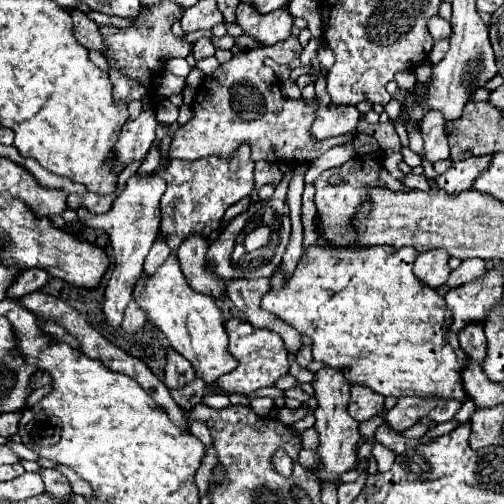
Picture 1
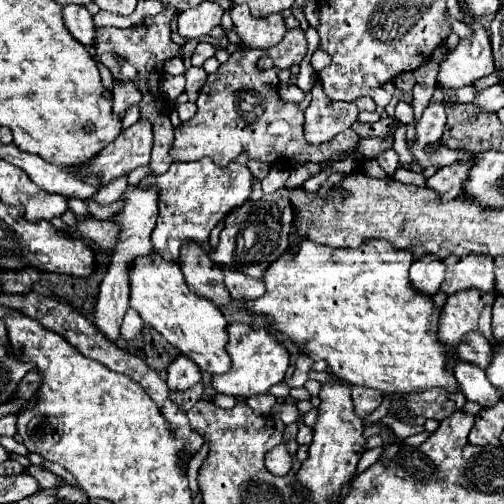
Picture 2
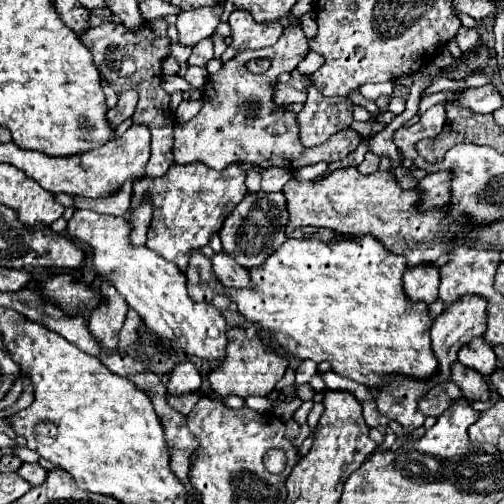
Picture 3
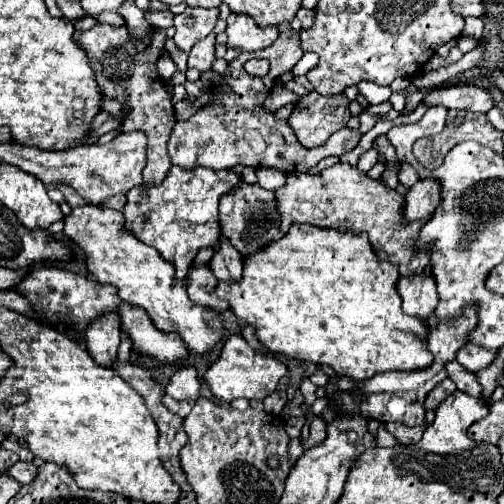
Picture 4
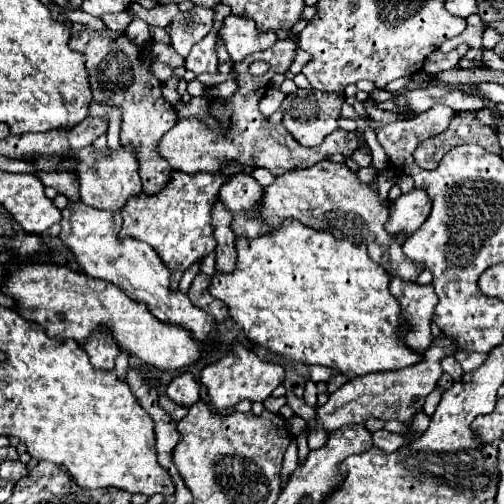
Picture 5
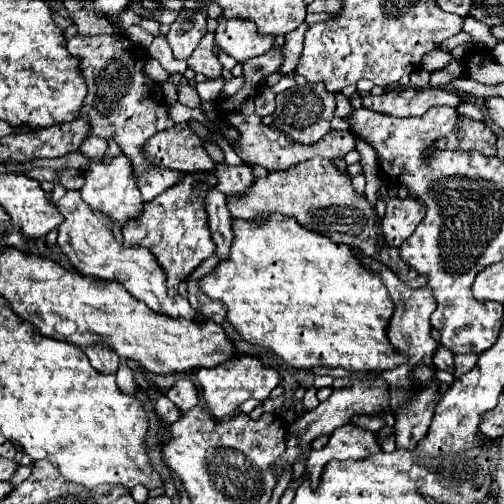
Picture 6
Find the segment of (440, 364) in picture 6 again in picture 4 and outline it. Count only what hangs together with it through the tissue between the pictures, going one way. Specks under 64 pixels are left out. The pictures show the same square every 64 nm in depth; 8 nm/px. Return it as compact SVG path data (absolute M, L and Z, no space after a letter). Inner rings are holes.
M456 360L448 362L448 364L446 364L446 370L448 370L448 376L452 378L452 382L458 386L458 390L466 392L468 396L478 396L478 398L482 398L482 388L480 388L480 382L478 382L476 374L464 370Z

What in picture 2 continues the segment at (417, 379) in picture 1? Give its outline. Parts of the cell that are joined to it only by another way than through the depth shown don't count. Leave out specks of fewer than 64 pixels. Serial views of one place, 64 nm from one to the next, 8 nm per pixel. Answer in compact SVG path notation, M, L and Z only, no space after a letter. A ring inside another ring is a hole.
M304 240L296 256L284 252L266 268L262 276L266 294L248 302L248 310L274 318L276 330L282 332L286 340L292 340L296 348L304 350L312 360L326 360L332 374L348 384L368 386L382 394L410 394L430 388L458 392L452 366L448 366L444 348L438 342L442 308L434 304L432 296L424 296L412 288L408 280L412 260L412 252L396 250L384 240L370 240L358 248L332 248Z

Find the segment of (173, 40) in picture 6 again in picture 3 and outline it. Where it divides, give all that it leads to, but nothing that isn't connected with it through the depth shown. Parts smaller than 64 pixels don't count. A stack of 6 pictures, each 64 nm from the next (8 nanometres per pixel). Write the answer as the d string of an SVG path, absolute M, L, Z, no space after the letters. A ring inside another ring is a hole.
M222 4L202 6L202 8L180 12L178 22L176 22L180 44L194 46L200 40L212 36L212 32L220 24L220 14L222 14Z

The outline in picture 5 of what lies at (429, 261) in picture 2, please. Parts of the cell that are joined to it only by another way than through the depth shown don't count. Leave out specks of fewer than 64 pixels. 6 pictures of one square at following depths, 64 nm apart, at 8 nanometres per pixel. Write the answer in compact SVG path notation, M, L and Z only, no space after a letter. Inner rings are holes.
M392 278L390 292L400 302L404 324L412 328L410 332L406 332L406 344L414 352L426 352L434 338L430 334L430 322L438 304L432 284L422 286L418 282L404 282L400 278Z

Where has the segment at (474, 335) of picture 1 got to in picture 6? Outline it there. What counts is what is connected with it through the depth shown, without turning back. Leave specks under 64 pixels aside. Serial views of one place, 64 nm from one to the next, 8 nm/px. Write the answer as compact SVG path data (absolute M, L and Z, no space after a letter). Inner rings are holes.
M456 354L456 356L454 356L454 362L456 362L454 374L460 376L460 374L464 374L464 372L470 372L470 370L476 366L476 360L478 360L476 354Z

